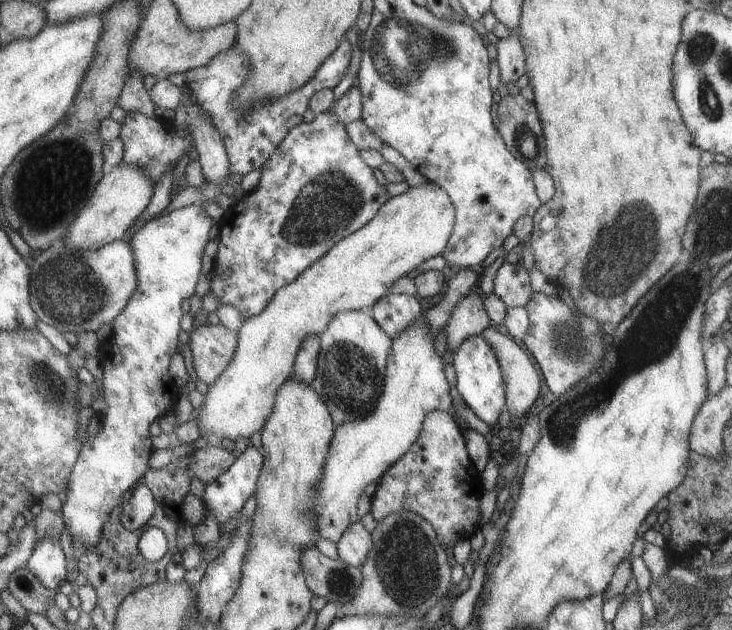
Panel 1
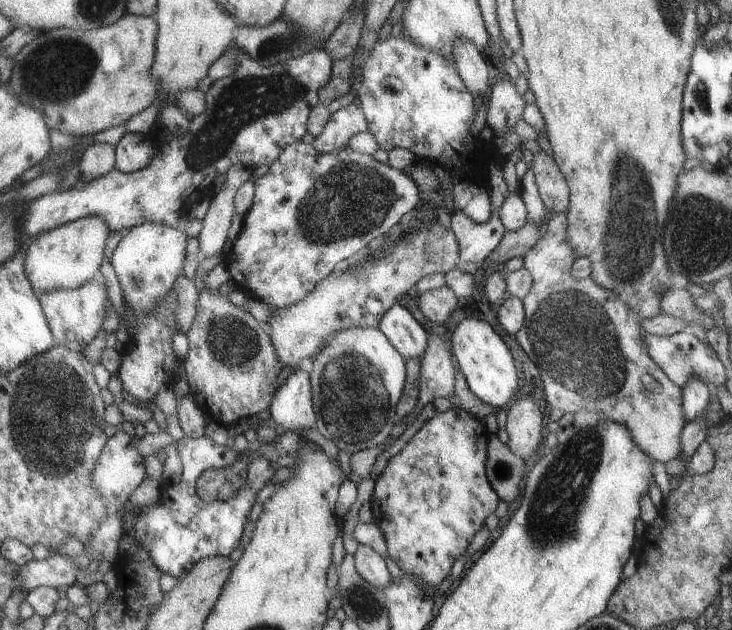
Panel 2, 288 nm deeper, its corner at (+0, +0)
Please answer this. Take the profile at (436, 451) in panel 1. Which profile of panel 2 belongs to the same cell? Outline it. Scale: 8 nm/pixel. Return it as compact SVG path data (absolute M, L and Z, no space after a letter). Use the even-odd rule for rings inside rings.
M451 408L427 420L409 438L401 452L389 458L385 470L375 480L371 510L373 522L379 524L387 538L389 558L401 568L403 574L421 578L423 582L429 582L437 588L437 584L447 576L447 572L451 572L455 558L469 546L473 534L495 510L499 498L485 478L485 458L489 440L491 434L483 428L477 418L465 414L459 408Z

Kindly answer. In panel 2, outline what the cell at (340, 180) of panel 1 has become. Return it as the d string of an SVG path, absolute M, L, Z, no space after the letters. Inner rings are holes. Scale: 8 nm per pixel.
M303 140L293 142L281 152L279 160L269 166L269 172L255 180L253 206L245 212L243 230L223 256L223 266L235 288L243 290L247 296L275 308L293 306L317 290L317 286L347 264L347 260L367 250L371 242L385 238L405 212L419 206L417 192L419 188L409 172L393 170L389 164L381 164L373 156L361 154L349 146L323 154L315 144Z

